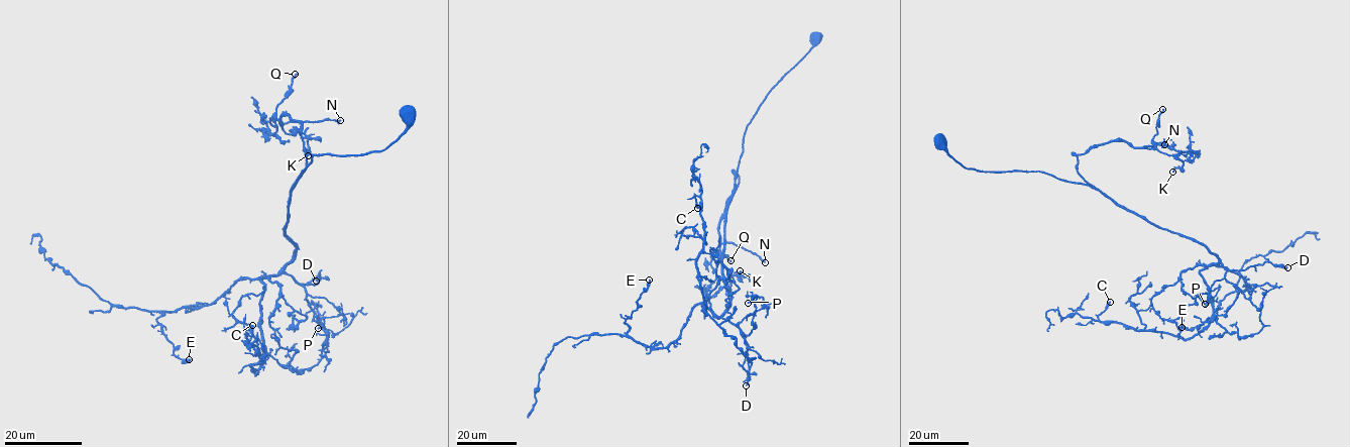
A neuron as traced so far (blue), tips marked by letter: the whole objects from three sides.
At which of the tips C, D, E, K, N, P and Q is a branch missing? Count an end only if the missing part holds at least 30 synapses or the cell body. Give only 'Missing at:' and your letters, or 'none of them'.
Missing at: N

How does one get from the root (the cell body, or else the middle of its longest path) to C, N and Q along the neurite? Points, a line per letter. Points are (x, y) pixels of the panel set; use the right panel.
C: (938, 142), (966, 168), (1094, 187), (1219, 258), (1200, 271), (1213, 318), (1192, 337), (1101, 322), (1110, 302)
N: (938, 142), (966, 168), (1040, 171), (1089, 185), (1077, 156), (1092, 147), (1164, 144)
Q: (938, 142), (966, 168), (1040, 171), (1090, 185), (1077, 171), (1077, 156), (1112, 141), (1150, 148), (1162, 109)

